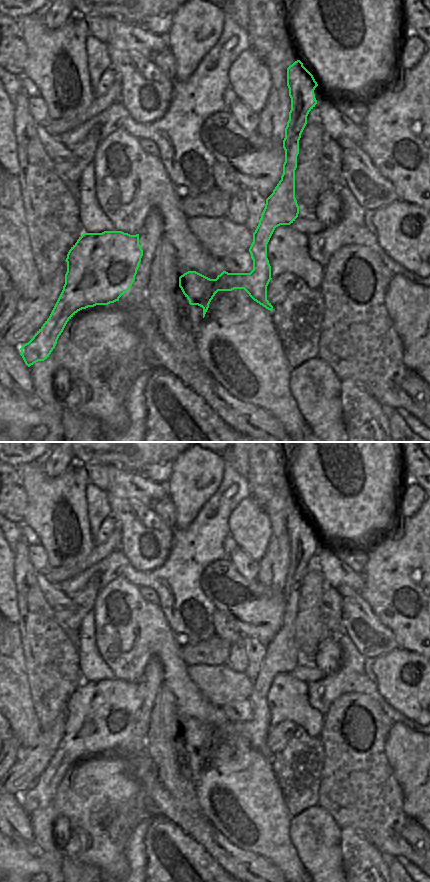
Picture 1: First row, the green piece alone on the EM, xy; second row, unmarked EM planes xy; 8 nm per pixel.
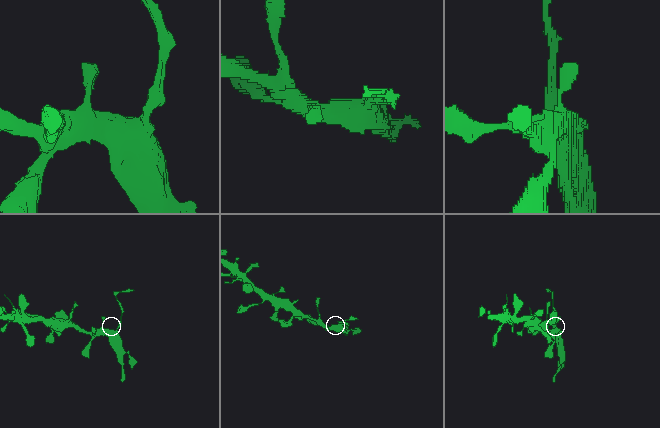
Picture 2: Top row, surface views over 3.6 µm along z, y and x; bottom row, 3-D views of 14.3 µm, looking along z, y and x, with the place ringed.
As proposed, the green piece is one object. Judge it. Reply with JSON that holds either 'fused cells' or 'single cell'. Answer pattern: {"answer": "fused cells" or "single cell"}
{"answer": "fused cells"}

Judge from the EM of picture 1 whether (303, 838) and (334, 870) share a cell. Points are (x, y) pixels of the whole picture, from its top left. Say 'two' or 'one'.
one

